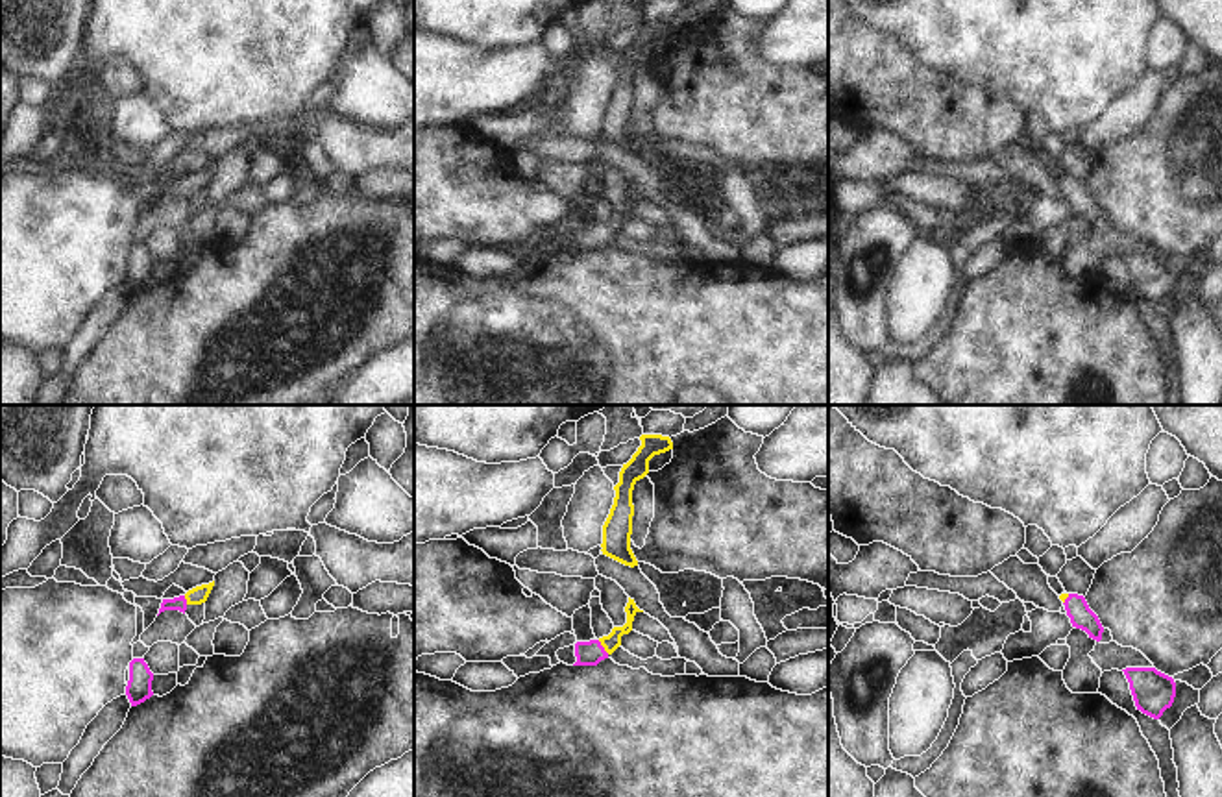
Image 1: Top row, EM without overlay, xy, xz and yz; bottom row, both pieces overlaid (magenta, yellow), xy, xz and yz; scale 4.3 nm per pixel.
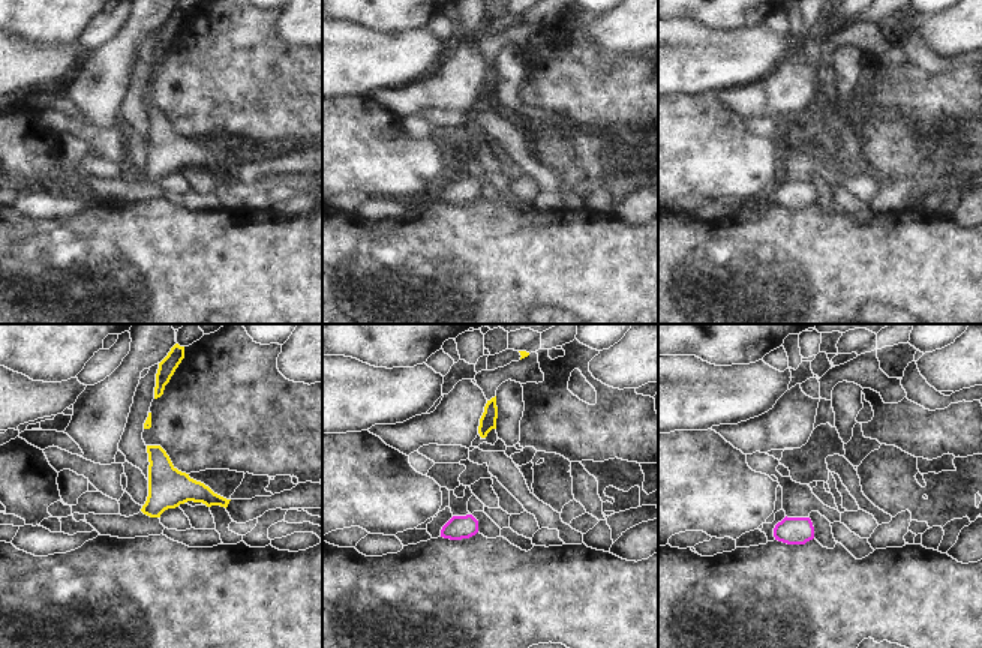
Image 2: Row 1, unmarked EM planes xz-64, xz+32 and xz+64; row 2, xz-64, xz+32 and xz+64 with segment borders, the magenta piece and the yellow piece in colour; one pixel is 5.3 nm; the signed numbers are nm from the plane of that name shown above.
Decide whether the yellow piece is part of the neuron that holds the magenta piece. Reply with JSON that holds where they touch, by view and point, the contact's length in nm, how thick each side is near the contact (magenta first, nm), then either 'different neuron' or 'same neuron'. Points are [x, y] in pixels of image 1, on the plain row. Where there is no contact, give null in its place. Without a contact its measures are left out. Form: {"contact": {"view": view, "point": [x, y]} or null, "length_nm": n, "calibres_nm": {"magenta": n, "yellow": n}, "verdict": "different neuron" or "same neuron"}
{"contact": {"view": "xz", "point": [603, 233]}, "length_nm": 80, "calibres_nm": {"magenta": 110, "yellow": 70}, "verdict": "same neuron"}

